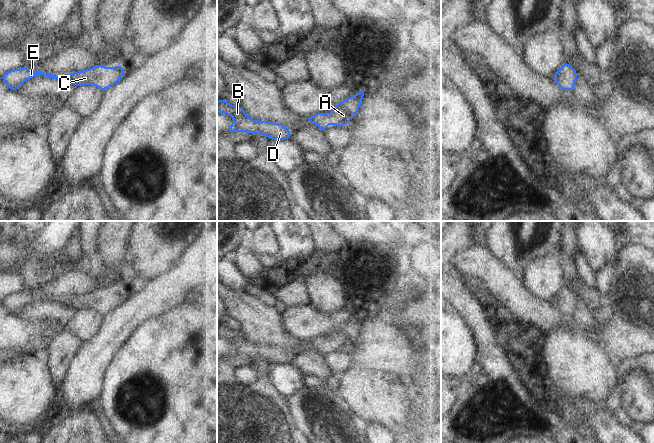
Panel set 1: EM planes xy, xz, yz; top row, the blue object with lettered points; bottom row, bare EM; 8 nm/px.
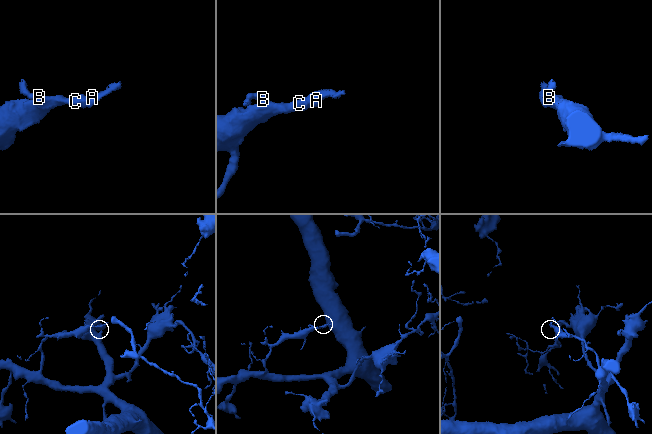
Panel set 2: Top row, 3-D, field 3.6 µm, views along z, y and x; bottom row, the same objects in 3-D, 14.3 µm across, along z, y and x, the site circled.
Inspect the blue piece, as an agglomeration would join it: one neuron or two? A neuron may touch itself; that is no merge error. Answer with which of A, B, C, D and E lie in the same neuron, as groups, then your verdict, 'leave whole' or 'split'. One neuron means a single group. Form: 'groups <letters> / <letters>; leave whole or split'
groups A B C D E; leave whole

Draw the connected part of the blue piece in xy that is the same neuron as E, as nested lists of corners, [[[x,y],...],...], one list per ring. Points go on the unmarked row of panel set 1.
[[[99,287],[92,292],[76,295],[64,300],[55,300],[53,298],[46,298],[40,294],[35,295],[27,293],[26,291],[21,291],[19,293],[6,295],[2,299],[1,304],[9,313],[15,316],[17,316],[17,313],[22,307],[28,303],[36,301],[37,299],[43,299],[52,303],[62,303],[63,305],[76,309],[77,311],[82,309],[95,309],[103,316],[115,307],[119,306],[125,296],[126,294],[123,289],[106,292],[102,287]]]

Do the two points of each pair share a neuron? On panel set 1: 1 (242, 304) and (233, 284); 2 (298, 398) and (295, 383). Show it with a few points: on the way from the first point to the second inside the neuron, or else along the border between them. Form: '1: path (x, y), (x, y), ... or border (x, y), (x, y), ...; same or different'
1: border (227, 288), (245, 293); different
2: border (303, 386), (287, 398); different

